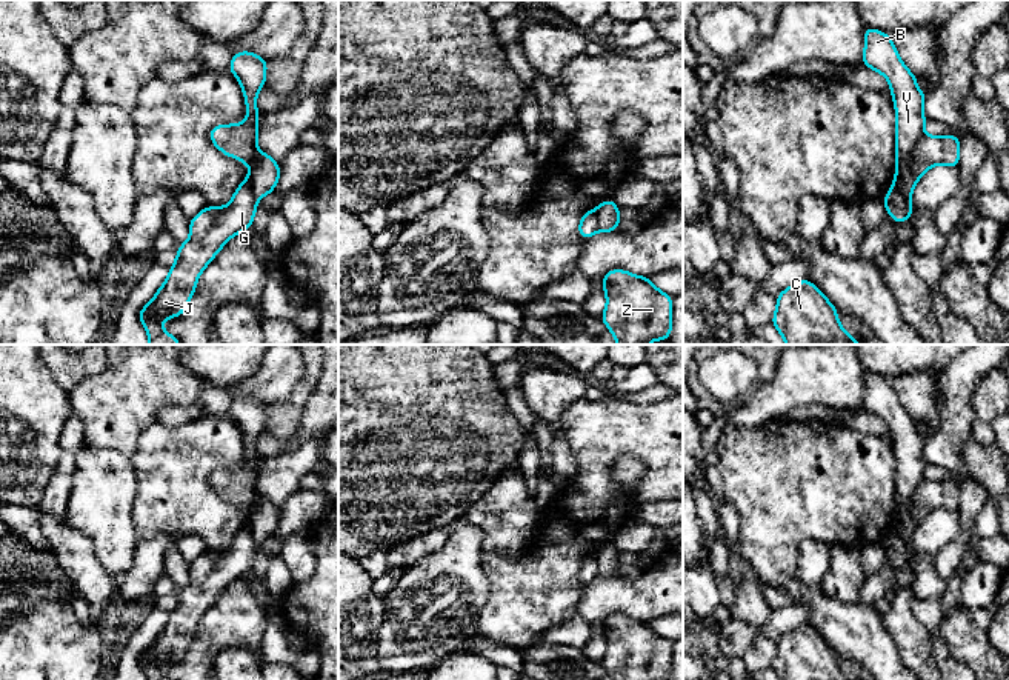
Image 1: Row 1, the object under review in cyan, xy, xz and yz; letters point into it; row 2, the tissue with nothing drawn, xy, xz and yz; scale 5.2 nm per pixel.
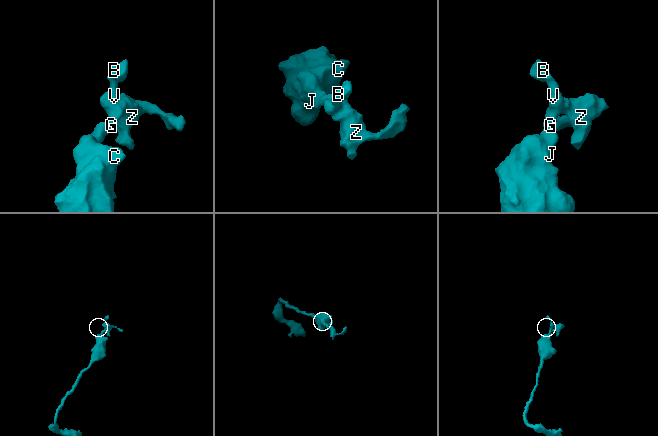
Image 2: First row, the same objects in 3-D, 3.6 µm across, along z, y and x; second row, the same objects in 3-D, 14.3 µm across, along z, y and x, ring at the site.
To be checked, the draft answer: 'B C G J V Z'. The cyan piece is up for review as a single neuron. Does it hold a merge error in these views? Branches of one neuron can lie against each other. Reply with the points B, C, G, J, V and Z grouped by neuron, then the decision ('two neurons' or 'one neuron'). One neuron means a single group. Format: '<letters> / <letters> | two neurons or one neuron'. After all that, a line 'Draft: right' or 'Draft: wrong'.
B C G J V / Z | two neurons
Draft: wrong

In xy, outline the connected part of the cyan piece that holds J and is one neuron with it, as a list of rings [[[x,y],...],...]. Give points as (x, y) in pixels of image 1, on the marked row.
[[[245,178],[228,206],[206,206],[189,222],[189,240],[177,248],[168,278],[138,312],[149,345],[180,345],[162,328],[160,320],[175,318],[186,311],[201,271],[231,237],[251,228],[255,212],[257,198],[249,178]]]

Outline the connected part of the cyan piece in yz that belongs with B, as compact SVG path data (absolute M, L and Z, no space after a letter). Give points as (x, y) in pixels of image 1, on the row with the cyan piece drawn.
M869 26L864 29L861 65L883 74L891 85L897 112L895 158L897 162L907 160L924 135L926 94L918 89L915 75L900 60L891 35Z

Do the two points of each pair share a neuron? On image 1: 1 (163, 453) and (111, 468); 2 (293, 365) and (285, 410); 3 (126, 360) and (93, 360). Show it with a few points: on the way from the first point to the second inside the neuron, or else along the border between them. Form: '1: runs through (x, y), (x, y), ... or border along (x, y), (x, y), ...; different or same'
1: border along (129, 457), (136, 473), (136, 497); different
2: border along (303, 365), (303, 374), (293, 391), (269, 405); different
3: border along (108, 360), (100, 373), (79, 382); different

